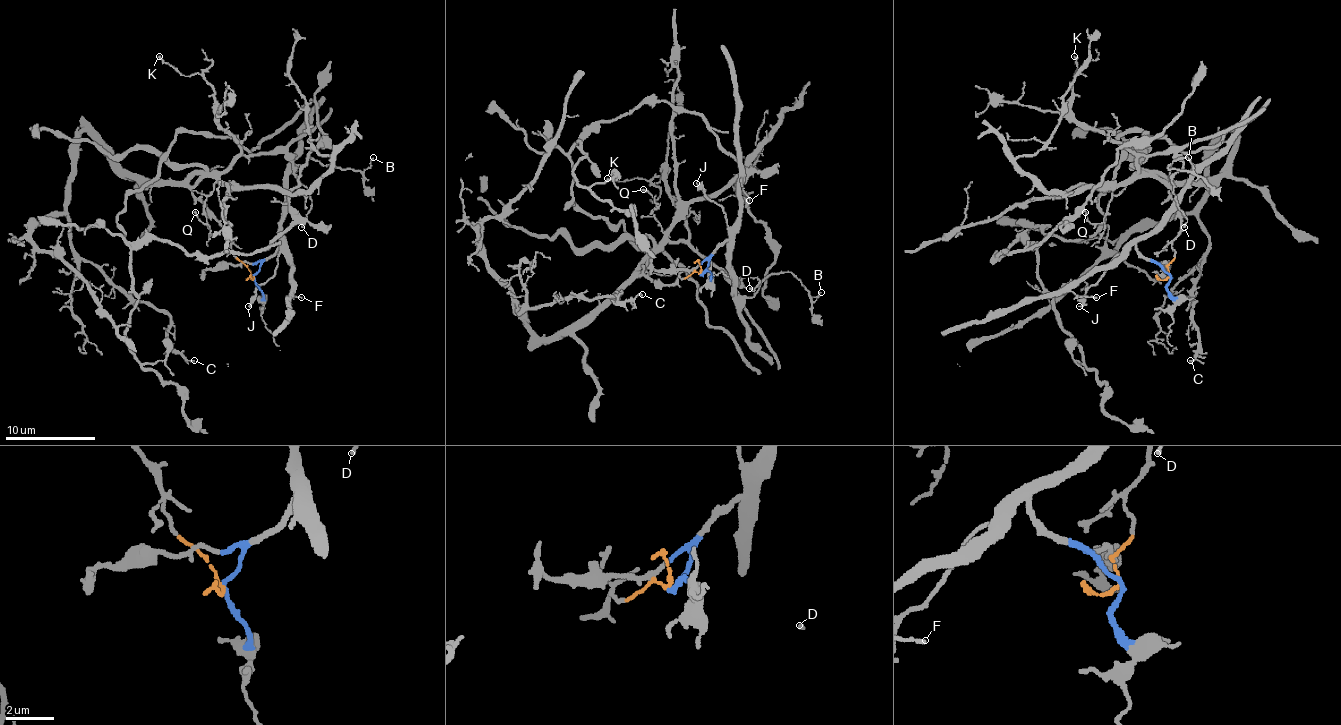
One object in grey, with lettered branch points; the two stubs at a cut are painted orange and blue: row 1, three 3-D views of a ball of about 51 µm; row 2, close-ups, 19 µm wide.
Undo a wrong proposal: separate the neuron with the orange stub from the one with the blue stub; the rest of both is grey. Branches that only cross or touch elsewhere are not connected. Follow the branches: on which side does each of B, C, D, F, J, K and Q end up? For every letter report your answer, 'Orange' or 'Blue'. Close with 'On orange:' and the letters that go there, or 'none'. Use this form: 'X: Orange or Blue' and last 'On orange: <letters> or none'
B: Blue
C: Orange
D: Orange
F: Blue
J: Blue
K: Orange
Q: Orange
On orange: C, D, K, Q

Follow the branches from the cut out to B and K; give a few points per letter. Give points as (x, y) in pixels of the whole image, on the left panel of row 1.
B: (253, 277), (278, 243), (285, 180), (289, 173), (310, 157), (323, 164), (362, 170), (373, 157)
K: (253, 277), (221, 223), (192, 191), (240, 155), (237, 141), (221, 125), (215, 89), (158, 55)

